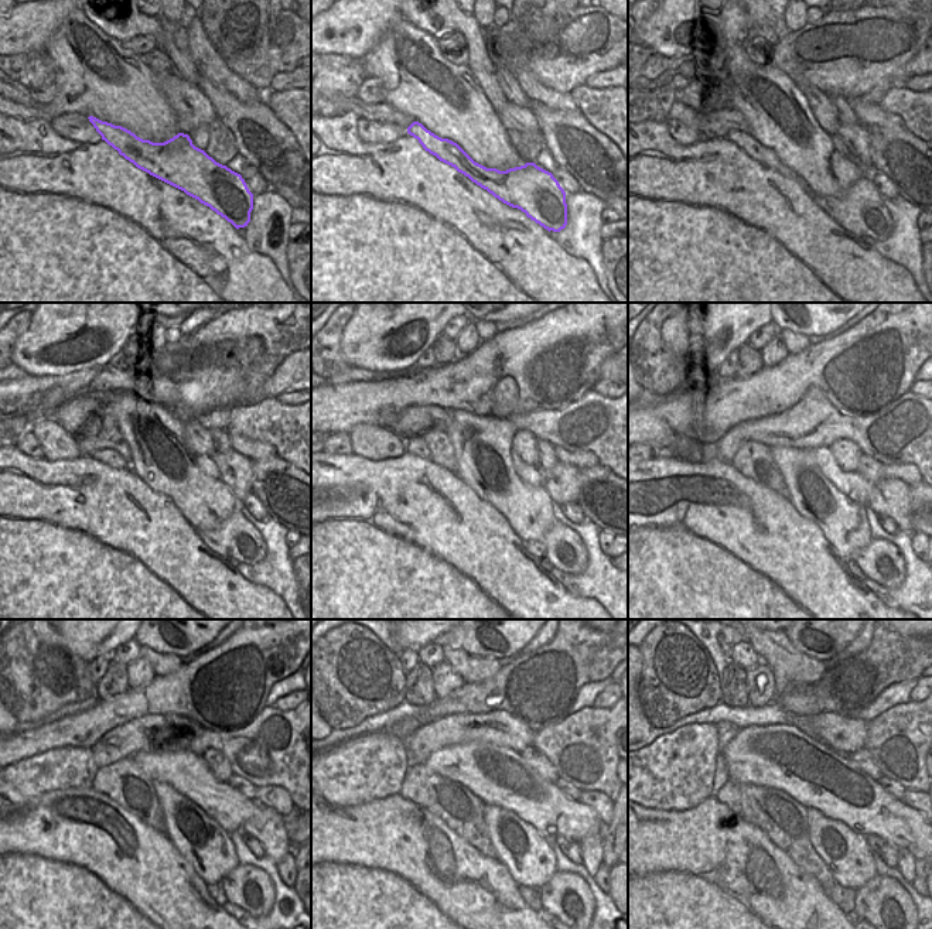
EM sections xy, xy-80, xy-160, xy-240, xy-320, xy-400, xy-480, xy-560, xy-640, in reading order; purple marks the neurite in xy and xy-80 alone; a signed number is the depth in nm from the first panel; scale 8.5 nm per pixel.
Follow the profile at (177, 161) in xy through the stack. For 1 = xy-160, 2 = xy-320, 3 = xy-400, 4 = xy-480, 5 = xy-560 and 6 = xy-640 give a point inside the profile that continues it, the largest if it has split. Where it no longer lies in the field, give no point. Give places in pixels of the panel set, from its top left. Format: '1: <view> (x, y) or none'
1: xy-160 (860, 211)
2: xy-320 (560, 547)
3: xy-400 (880, 560)
4: xy-480 (248, 887)
5: xy-560 (567, 897)
6: xy-640 (883, 902)

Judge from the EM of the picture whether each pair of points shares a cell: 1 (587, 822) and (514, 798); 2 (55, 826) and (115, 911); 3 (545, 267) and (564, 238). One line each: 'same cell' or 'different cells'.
1: same cell
2: same cell
3: different cells

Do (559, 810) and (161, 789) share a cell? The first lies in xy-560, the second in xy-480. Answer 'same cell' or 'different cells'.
different cells

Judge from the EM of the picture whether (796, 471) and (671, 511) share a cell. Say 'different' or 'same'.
different

